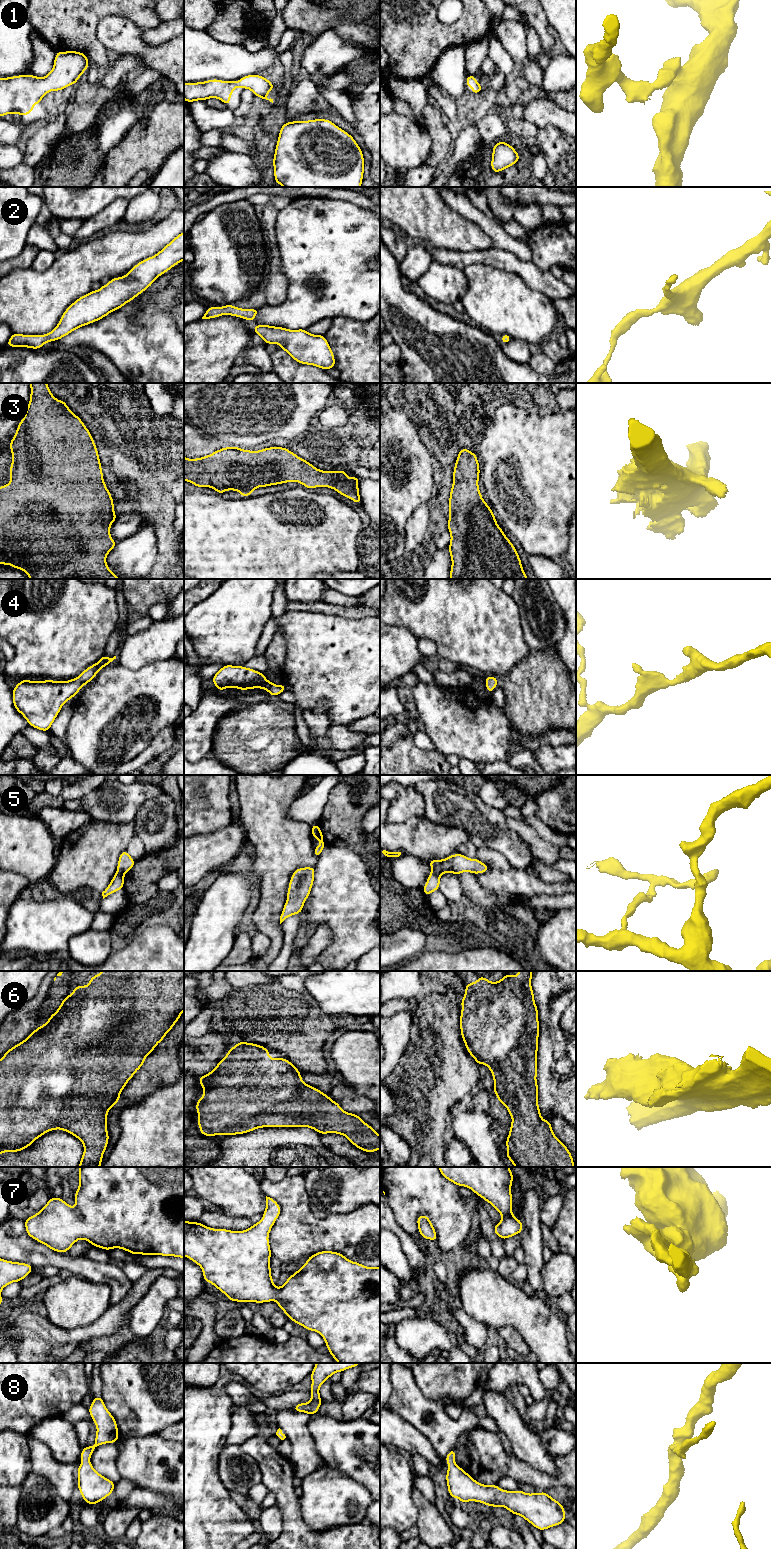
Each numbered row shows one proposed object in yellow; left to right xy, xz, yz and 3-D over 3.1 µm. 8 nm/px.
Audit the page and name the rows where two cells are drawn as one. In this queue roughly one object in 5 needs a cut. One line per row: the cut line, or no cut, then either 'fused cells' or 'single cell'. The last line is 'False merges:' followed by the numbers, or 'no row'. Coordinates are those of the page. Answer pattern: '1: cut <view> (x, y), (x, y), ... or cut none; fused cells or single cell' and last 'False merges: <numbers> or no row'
1: cut none; single cell
2: cut none; single cell
3: cut none; single cell
4: cut none; single cell
5: cut xy (116, 872), (123, 875); fused cells
6: cut none; single cell
7: cut none; single cell
8: cut none; single cell
False merges: 5

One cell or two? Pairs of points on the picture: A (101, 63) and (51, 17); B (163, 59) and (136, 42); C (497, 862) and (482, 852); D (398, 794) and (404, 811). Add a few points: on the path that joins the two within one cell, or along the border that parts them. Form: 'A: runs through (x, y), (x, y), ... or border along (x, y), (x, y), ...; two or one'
A: runs through (91, 50), (64, 23); one
B: runs through (156, 57), (143, 49); one
C: runs through (493, 858), (486, 855); one
D: runs through (402, 798), (404, 800), (404, 807); one

